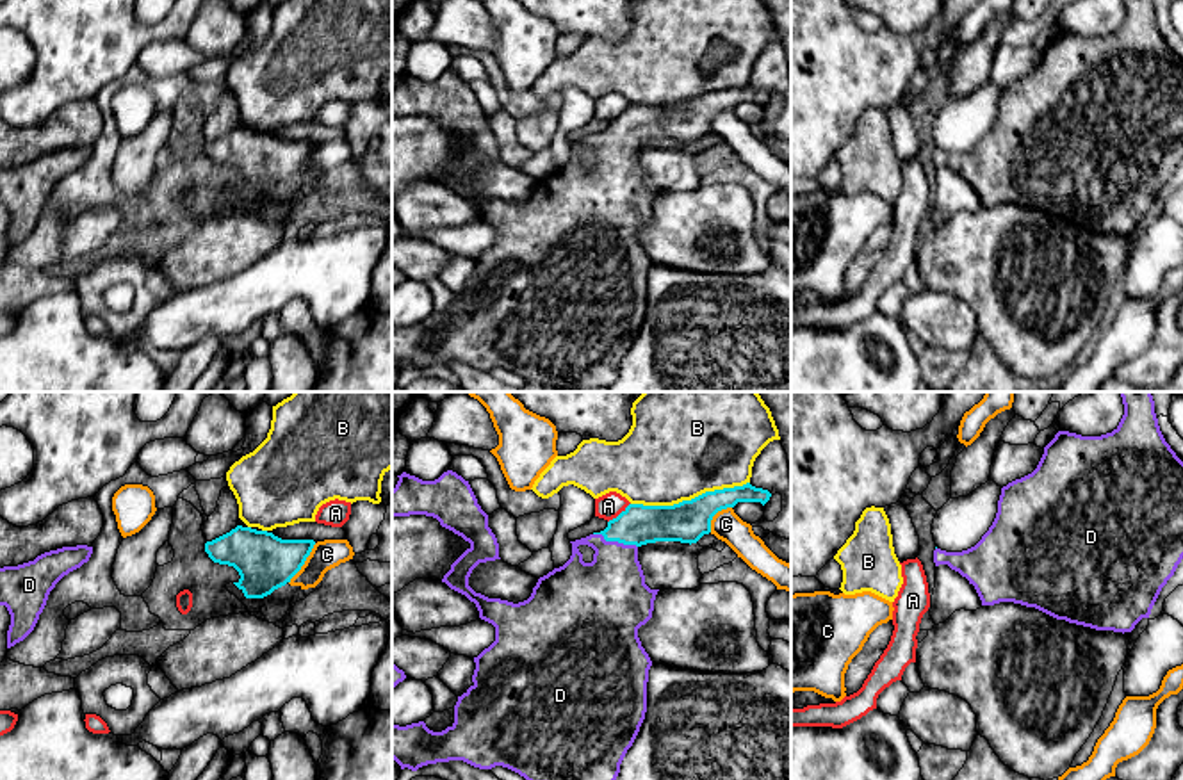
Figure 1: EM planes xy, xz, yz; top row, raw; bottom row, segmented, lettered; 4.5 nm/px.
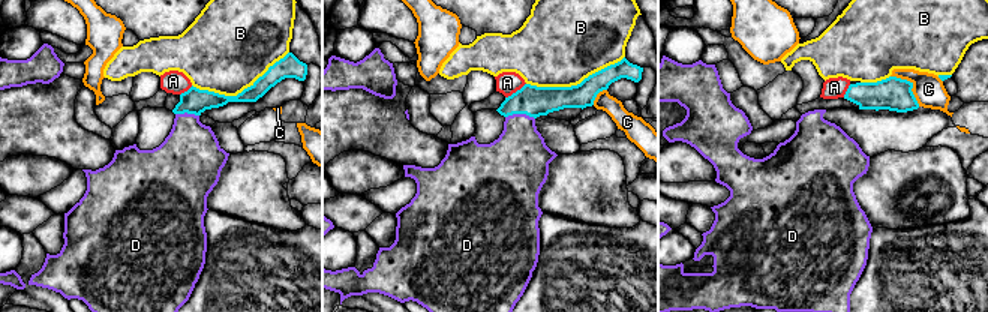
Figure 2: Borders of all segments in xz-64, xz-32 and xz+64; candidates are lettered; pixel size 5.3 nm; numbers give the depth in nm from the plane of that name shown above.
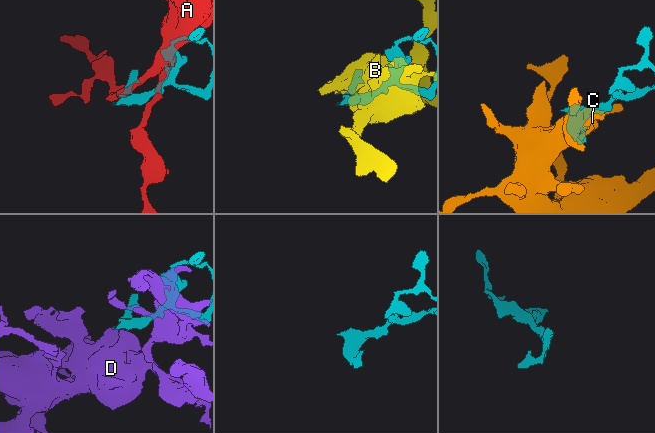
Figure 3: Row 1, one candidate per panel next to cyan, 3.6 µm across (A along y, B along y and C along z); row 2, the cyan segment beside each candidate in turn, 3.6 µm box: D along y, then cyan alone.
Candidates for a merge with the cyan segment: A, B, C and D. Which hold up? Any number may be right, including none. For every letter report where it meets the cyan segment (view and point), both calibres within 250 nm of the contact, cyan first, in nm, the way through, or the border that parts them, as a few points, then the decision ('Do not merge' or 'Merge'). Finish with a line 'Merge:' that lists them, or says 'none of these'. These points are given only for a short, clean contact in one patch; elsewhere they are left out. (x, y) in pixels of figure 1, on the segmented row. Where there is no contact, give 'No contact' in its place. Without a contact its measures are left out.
A: Touches cyan at xz (620, 513). Thickness 180 nm (cyan) against 120 nm. Do not merge
B: Touches cyan at xz (692, 499). Thickness 190 nm (cyan) against 480 nm. Do not merge
C: Touches cyan at xy (303, 563). Thickness 260 nm (cyan) against 130 nm. Do not merge
D: Touches cyan at xz (615, 540). Thickness 180 nm (cyan) against 340 nm. Path across: xz (638, 524), (615, 540), (615, 579), (610, 595). Merge
Merge: D

